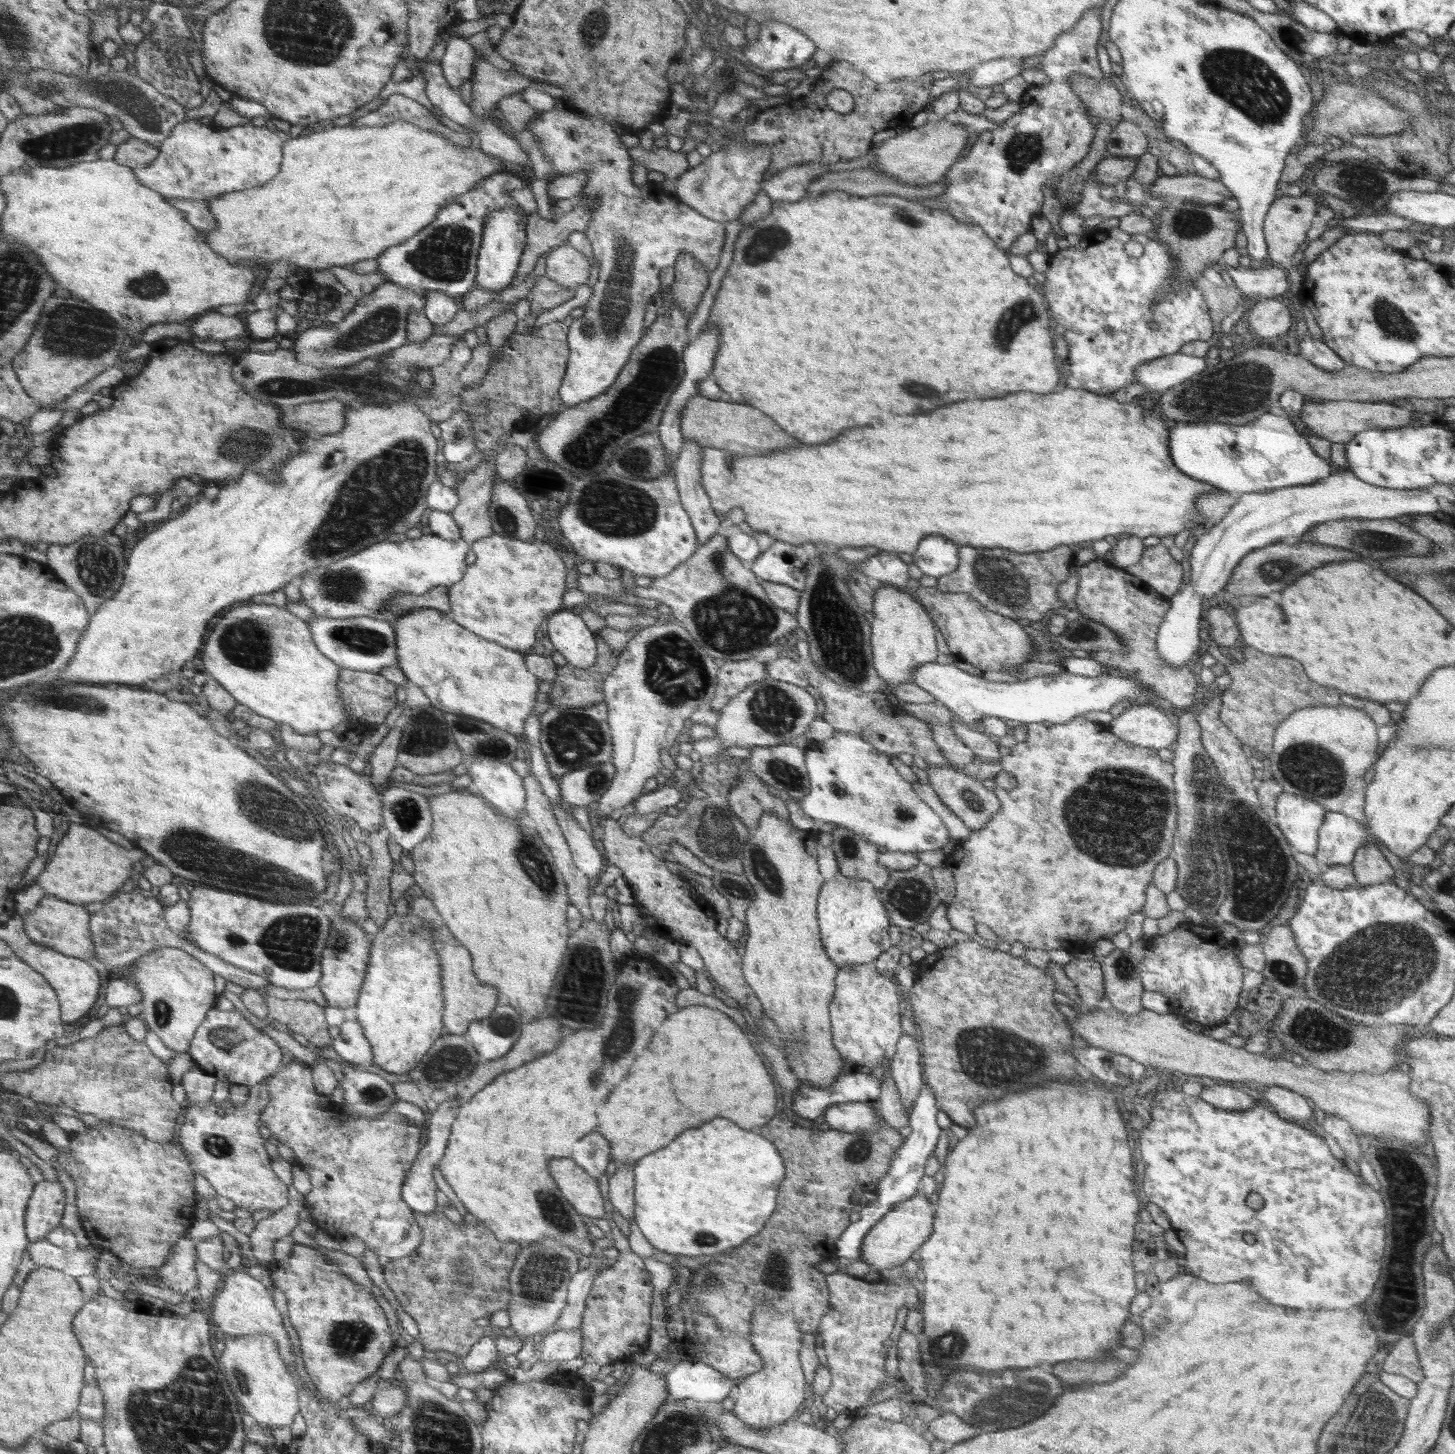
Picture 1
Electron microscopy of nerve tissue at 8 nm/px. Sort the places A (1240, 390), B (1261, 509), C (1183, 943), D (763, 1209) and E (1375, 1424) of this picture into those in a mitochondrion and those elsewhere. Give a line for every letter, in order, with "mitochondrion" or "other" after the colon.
A: mitochondrion
B: other
C: other
D: other
E: mitochondrion

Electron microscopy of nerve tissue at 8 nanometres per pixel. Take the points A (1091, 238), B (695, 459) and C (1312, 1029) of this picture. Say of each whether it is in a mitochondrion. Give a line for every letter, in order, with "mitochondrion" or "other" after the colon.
A: other
B: other
C: mitochondrion

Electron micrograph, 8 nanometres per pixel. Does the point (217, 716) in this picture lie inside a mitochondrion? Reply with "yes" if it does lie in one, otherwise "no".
no

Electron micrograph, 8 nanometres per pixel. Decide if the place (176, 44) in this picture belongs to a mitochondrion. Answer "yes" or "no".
yes

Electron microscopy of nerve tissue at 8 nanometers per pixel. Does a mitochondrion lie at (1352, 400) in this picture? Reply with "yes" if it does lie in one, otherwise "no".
no

